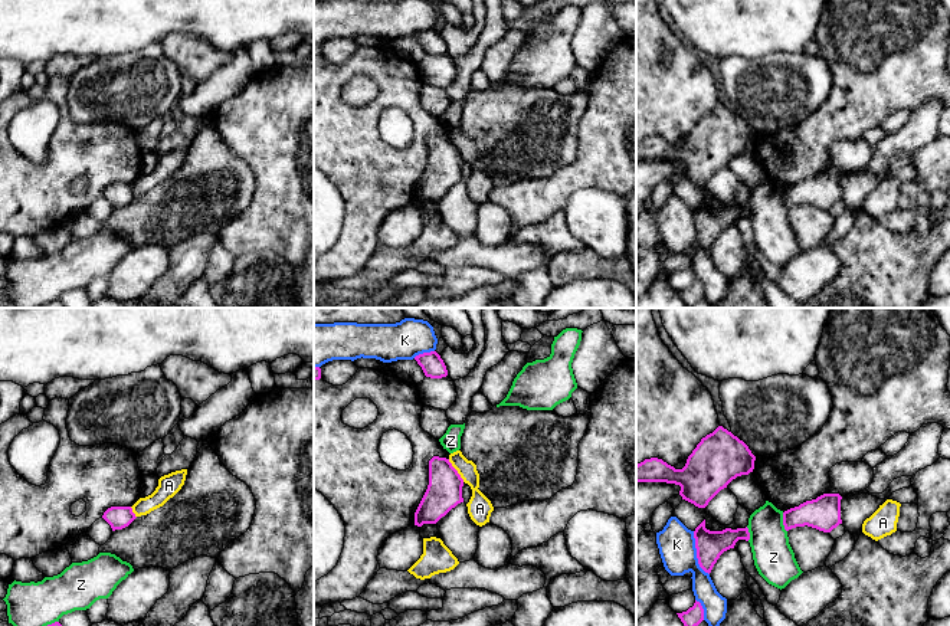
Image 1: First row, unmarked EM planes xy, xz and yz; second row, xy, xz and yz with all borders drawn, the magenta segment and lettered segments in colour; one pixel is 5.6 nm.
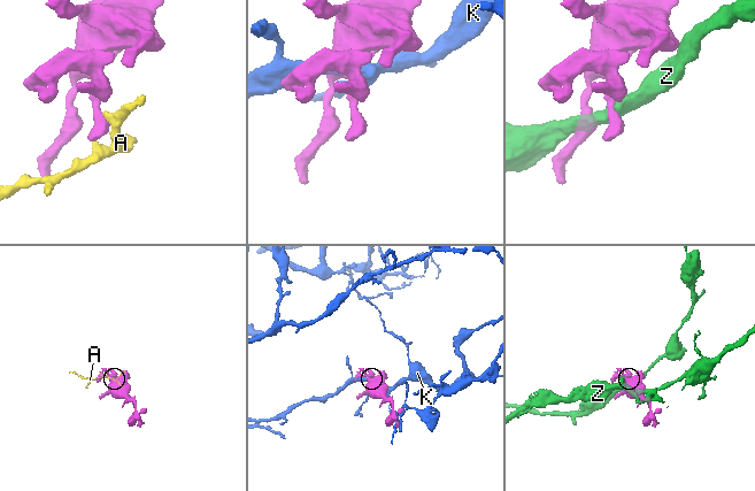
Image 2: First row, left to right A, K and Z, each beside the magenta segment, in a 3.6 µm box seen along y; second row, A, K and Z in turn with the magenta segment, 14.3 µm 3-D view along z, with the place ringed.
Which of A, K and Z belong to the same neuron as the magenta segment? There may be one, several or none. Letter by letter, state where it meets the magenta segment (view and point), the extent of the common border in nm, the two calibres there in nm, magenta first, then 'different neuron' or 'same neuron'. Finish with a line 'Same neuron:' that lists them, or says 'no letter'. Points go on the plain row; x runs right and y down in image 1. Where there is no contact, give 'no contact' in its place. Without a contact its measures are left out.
A: meets magenta in xz at (457, 148); contact 160 nm long; 200 nm thick on the magenta side, 140 nm on the other; different neuron
K: meets magenta in yz at (697, 230); contact 260 nm long; 160 nm thick on the magenta side, 200 nm on the other; different neuron
Z: meets magenta in yz at (783, 200); contact 110 nm long; 190 nm thick on the magenta side, 220 nm on the other; different neuron
Same neuron: no letter

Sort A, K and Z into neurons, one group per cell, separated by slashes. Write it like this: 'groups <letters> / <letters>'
groups A / K / Z

